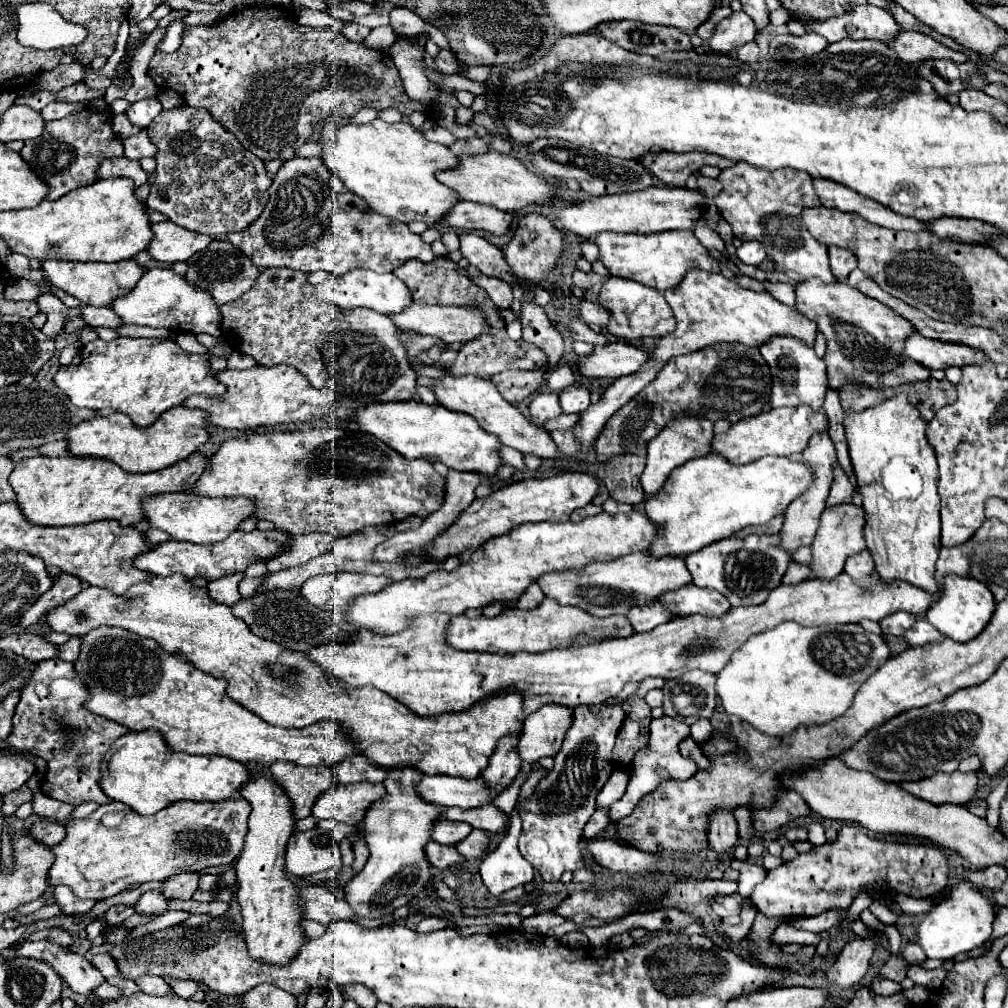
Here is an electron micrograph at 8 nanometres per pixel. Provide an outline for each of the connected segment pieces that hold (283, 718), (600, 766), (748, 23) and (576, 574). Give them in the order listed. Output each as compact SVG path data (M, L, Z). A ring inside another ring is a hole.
M154 576L144 585L132 585L132 589L128 589L128 597L134 595L136 601L132 601L126 611L118 611L116 605L122 603L124 597L90 585L62 607L52 609L48 613L48 625L54 631L78 637L102 625L124 627L142 637L150 637L166 651L182 651L184 659L192 661L198 669L226 679L228 697L272 725L300 729L320 719L336 721L350 731L348 735L356 737L360 751L384 769L414 767L424 775L458 775L476 779L486 769L498 741L502 737L522 733L524 693L520 691L488 697L466 711L420 717L378 689L344 689L344 685L328 681L316 663L308 661L302 653L280 649L280 645L256 637L244 621L232 615L228 605L210 599L206 589L194 587L186 577ZM78 615L84 615L84 619L78 619ZM266 663L282 663L302 671L302 675L296 685L286 685L282 679L272 677L270 671L264 669Z
M620 703L578 705L572 709L572 725L566 733L560 753L554 757L554 769L540 779L532 797L518 803L522 817L522 835L518 849L548 883L558 883L564 871L584 867L580 841L586 821L596 809L596 795L614 771L612 749L622 727L626 711Z
M736 11L716 25L712 41L710 41L710 49L720 53L730 53L750 43L754 35L756 35L754 19L742 11Z
M632 553L606 563L590 563L584 569L544 573L536 579L536 583L546 597L552 597L562 605L574 605L590 615L608 617L616 613L626 615L630 605L648 605L648 601L654 601L660 593L692 583L692 577L682 557L656 559L650 553Z

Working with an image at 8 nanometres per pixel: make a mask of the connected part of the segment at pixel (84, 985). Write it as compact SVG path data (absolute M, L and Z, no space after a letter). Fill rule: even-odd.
M22 943L20 949L16 949L16 955L20 957L32 957L42 959L54 967L54 971L80 995L98 1001L96 989L104 983L104 977L98 969L90 965L86 957L80 957L76 953L70 953L66 947L54 945L54 943Z

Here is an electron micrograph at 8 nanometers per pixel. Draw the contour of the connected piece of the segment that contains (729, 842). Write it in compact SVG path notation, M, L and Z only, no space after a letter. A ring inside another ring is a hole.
M714 809L708 817L708 841L710 847L718 853L728 851L736 845L738 841L738 823L730 811L724 809Z

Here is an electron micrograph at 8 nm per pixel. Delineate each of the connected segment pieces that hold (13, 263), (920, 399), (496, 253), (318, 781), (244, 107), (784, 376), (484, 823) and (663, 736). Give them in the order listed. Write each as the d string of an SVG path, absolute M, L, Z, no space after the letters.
M10 253L7 256L6 268L14 278L22 278L33 280L40 283L41 292L52 293L52 286L45 283L43 279L43 271L33 270L30 267L30 260L24 255L18 253Z
M930 377L928 381L904 383L902 387L898 387L898 393L908 393L908 399L920 409L920 415L928 421L936 415L940 407L956 401L956 387L948 379L936 381Z
M460 233L460 251L470 265L478 267L484 275L502 279L506 283L518 283L508 269L502 251L476 233Z
M278 761L278 763L272 763L270 771L274 781L288 795L292 803L292 815L296 821L308 817L316 797L336 783L330 767L316 769L316 767L300 767L300 765Z
M248 5L240 11L232 11L216 25L184 27L178 51L164 53L156 49L150 59L148 75L160 91L172 89L180 93L188 105L208 109L220 125L236 135L244 149L252 151L262 161L292 159L294 151L312 135L312 125L316 129L322 121L352 117L362 107L394 107L406 115L416 109L432 113L432 105L416 103L404 93L398 69L386 51L374 51L362 43L352 43L342 33L330 29L304 27L298 23L292 9L284 9L280 5L266 5L258 9Z
M772 337L764 345L760 345L760 353L770 367L772 373L772 407L786 407L786 405L812 405L812 409L822 409L828 377L826 365L822 359L816 357L814 349L796 337Z
M492 803L484 805L484 807L476 807L476 809L442 807L442 817L448 821L464 821L464 823L472 825L474 829L482 829L482 831L490 831L490 833L502 833L508 823L508 817Z
M666 715L660 717L660 719L652 719L652 723L650 723L650 739L642 749L636 751L636 755L632 759L632 777L630 777L628 789L626 789L624 797L610 807L610 818L613 822L629 816L634 811L636 803L646 793L652 793L660 785L660 781L664 781L664 779L690 779L698 771L696 763L692 759L686 759L678 749L680 741L686 739L688 735L690 735L690 727L686 723L682 723L682 721L676 721L672 717L666 717Z

